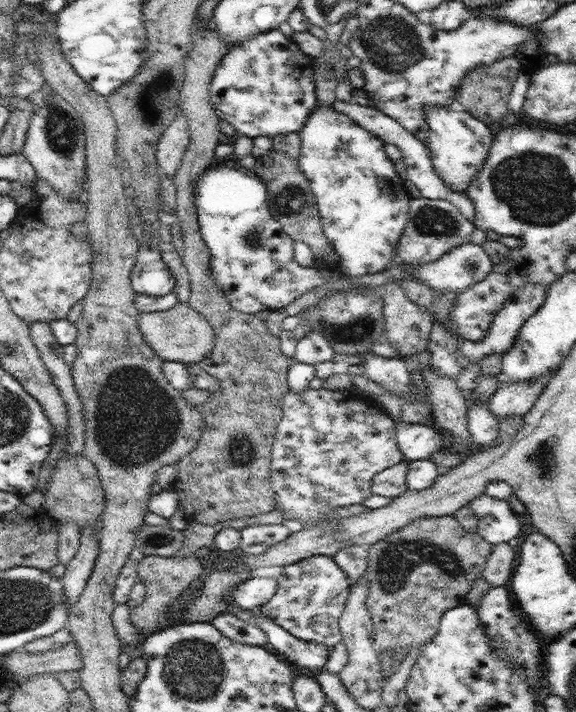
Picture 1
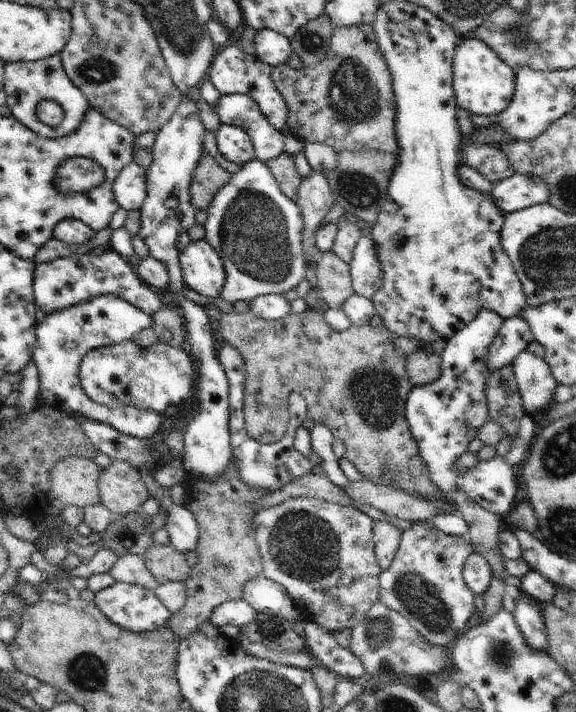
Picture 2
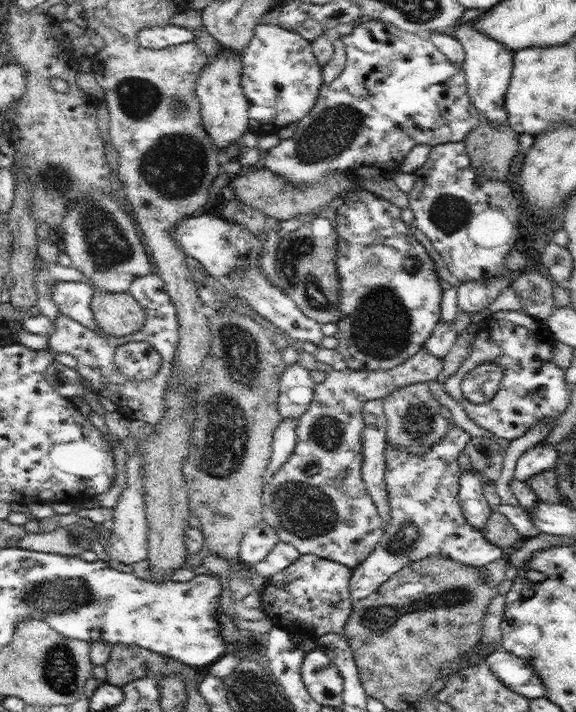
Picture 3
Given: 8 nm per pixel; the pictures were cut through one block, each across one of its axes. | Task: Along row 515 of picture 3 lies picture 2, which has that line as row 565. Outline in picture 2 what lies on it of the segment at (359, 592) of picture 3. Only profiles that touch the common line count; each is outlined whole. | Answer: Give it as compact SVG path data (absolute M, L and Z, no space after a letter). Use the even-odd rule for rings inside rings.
M429 520L412 524L402 533L390 568L379 576L378 600L402 614L432 646L450 647L476 610L473 592L463 579L464 563L472 552L473 545L466 538L446 534Z

